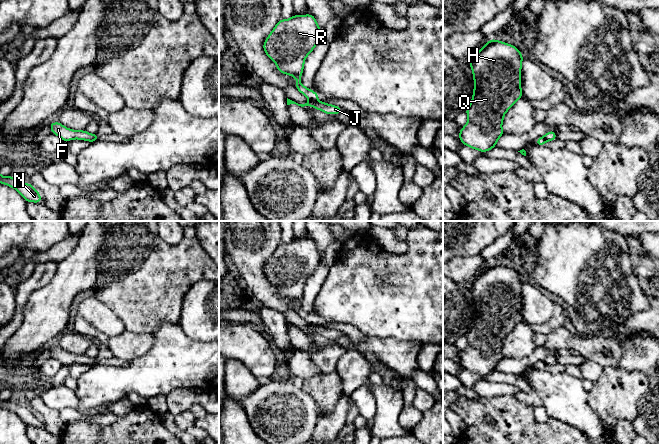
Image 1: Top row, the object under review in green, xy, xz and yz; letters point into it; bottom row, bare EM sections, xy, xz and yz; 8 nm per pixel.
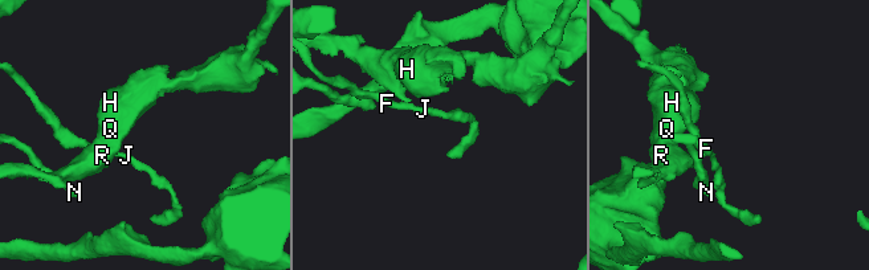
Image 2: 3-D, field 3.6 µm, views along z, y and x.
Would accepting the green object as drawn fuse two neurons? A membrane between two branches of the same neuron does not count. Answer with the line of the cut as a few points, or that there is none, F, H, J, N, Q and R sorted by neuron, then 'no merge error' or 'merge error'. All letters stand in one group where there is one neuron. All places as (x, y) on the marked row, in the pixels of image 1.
cut xz (310, 99), (314, 100); groups F J N / H Q R; merge error

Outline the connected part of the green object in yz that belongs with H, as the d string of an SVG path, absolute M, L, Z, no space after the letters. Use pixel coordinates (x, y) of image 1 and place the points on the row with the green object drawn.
M491 39L469 61L475 86L471 103L465 111L468 121L459 133L459 139L464 145L480 152L487 152L496 147L496 142L504 134L502 122L505 113L523 96L521 90L523 58L514 45Z

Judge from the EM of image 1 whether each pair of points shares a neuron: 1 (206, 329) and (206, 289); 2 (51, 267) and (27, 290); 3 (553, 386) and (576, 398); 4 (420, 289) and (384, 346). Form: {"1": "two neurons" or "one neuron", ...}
{"1": "one neuron", "2": "one neuron", "3": "one neuron", "4": "two neurons"}

